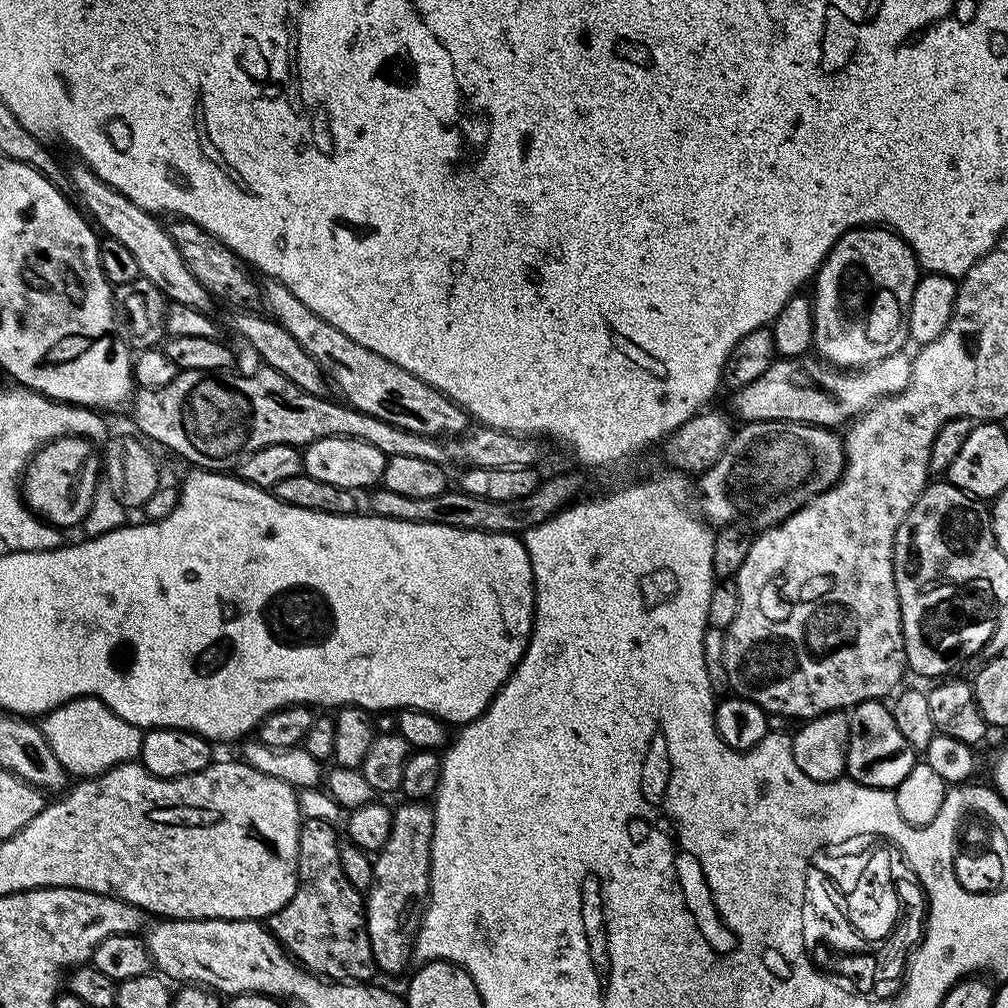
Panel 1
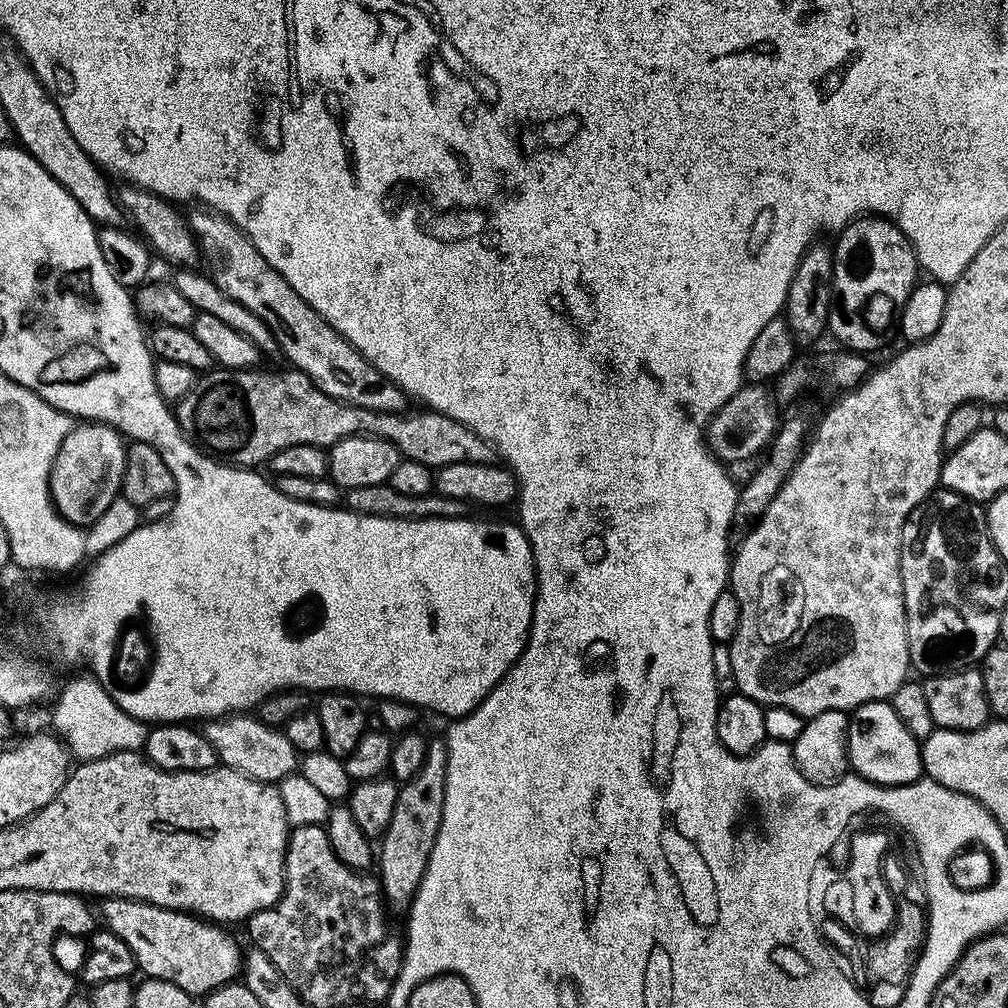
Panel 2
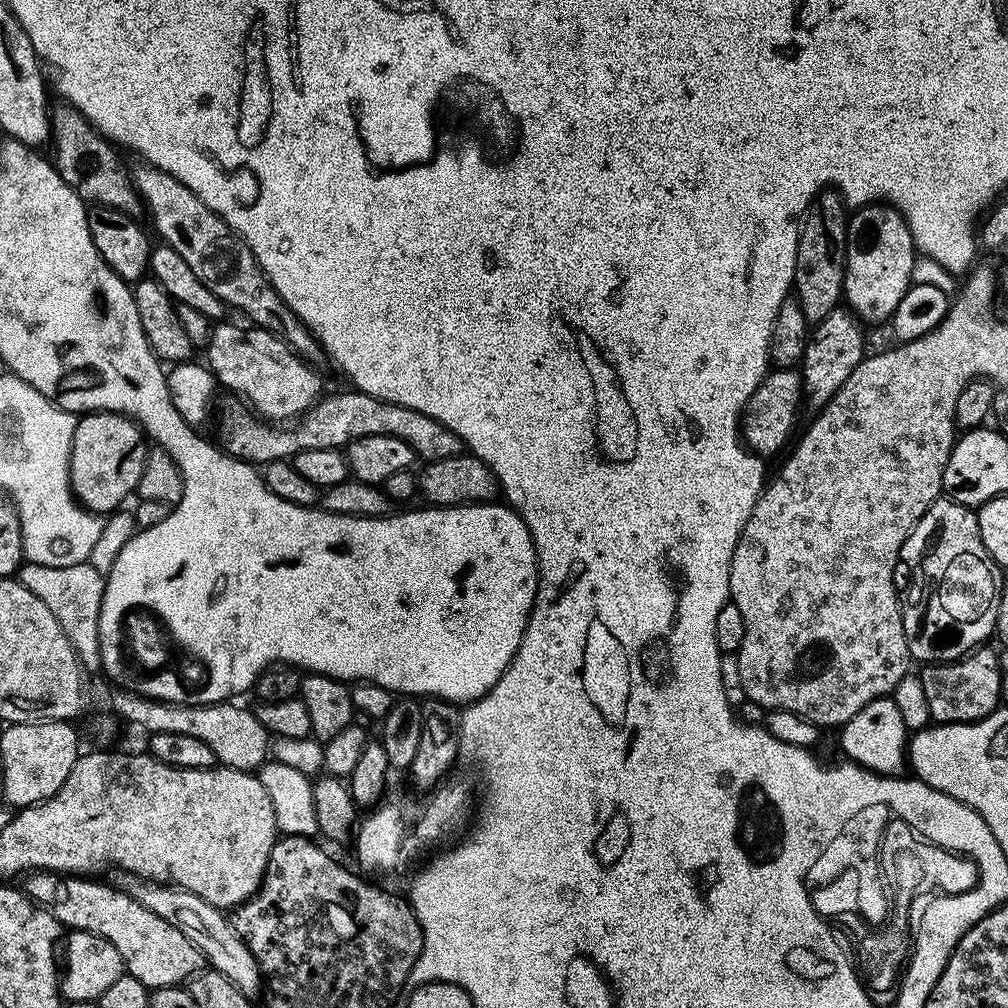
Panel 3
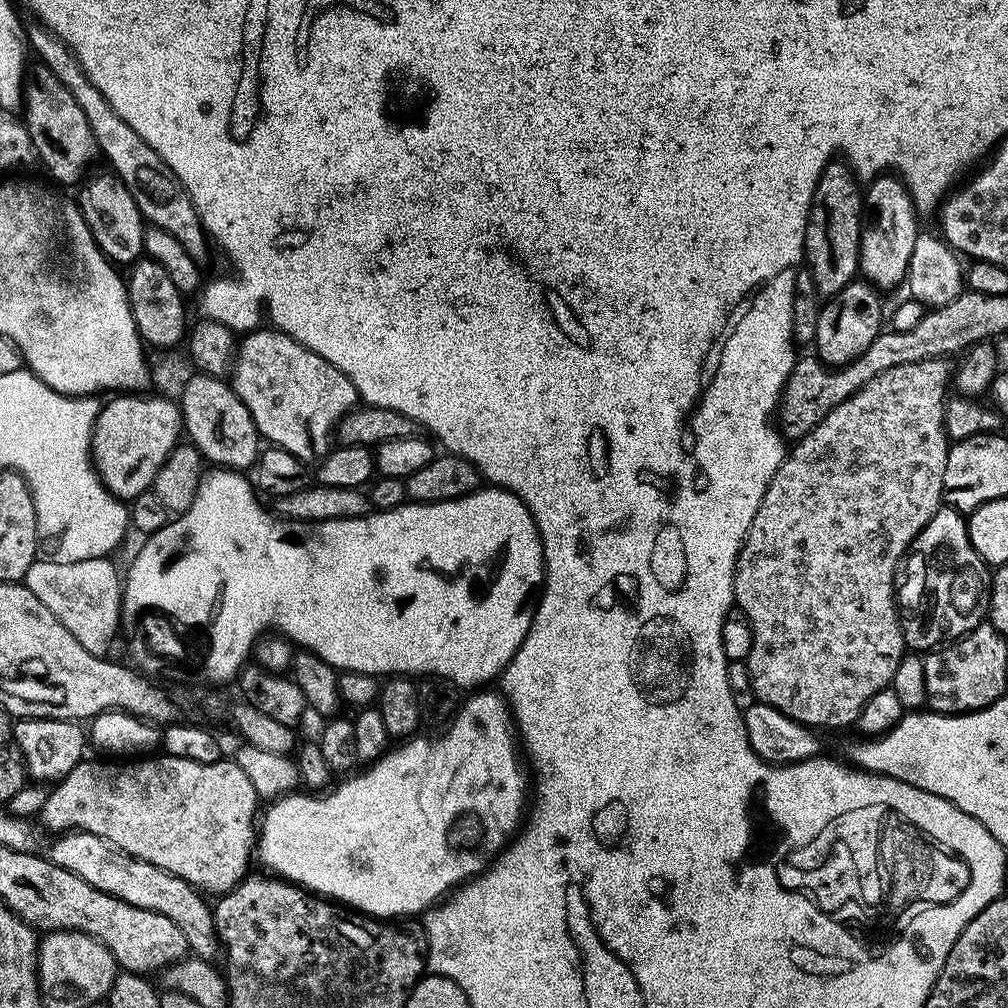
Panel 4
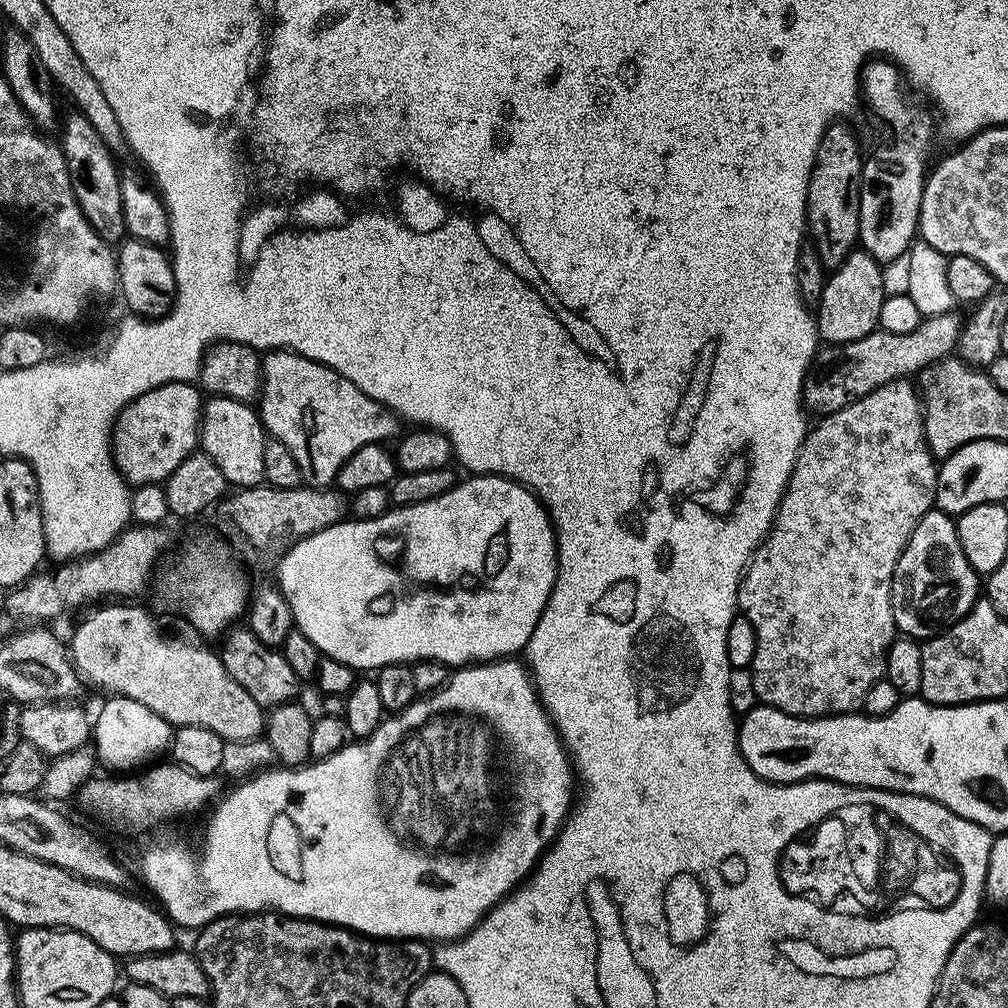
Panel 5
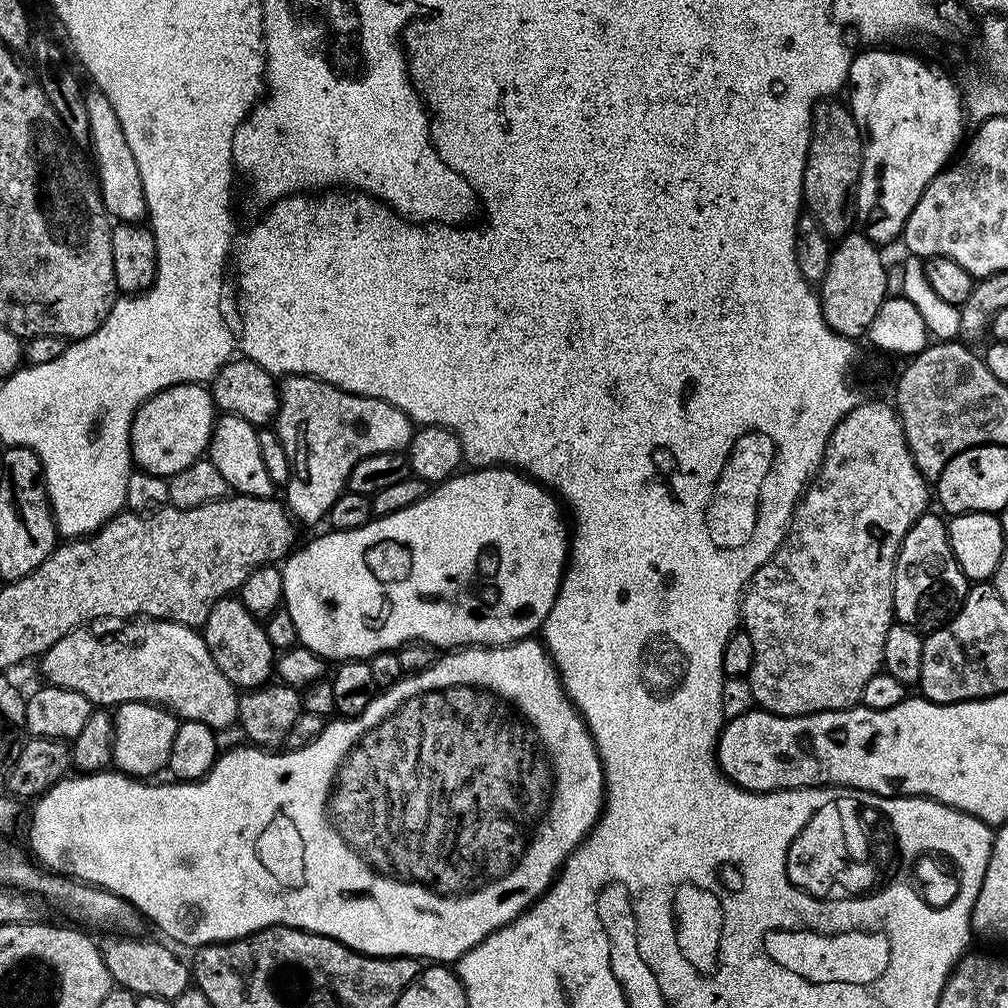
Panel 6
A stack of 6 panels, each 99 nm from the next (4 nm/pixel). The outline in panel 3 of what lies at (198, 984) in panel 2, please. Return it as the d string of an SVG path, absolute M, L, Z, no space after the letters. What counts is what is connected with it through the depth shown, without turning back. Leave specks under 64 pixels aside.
M39 870L27 873L23 880L22 891L24 895L31 898L41 908L45 908L65 929L89 932L106 938L106 942L110 942L110 946L116 947L118 954L122 954L125 973L138 978L138 982L142 982L149 990L183 985L201 971L202 965L205 963L204 956L198 950L198 946L194 946L194 942L190 942L190 938L186 938L186 934L182 934L182 930L178 930L178 926L158 918L158 914L154 914L154 910L146 910L146 906L134 902L134 898L121 892L119 887L112 885L111 888L108 884L99 884L96 881L99 879L85 878L80 874L64 875L59 872Z

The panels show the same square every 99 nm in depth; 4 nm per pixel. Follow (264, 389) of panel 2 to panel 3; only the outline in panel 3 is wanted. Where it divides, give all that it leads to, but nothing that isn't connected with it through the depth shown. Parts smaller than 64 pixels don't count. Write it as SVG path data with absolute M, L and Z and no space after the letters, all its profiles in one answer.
M347 391L340 392L337 396L325 395L316 401L313 408L308 409L303 419L291 426L277 426L257 416L243 399L228 398L232 400L224 400L220 404L219 443L229 456L247 460L253 466L263 466L272 460L287 460L306 450L344 450L358 438L367 436L402 438L402 442L409 444L424 462L454 458L465 451L464 441L458 438L458 434L454 434L454 430L442 426L442 422L418 410L379 400L365 392Z

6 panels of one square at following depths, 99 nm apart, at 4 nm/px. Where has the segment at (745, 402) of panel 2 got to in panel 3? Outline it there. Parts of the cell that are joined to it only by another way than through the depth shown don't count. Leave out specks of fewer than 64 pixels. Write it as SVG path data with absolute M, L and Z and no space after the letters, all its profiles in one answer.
M795 367L769 371L758 390L754 390L748 399L744 414L740 417L740 434L745 445L761 458L769 458L775 452L783 453L789 447L788 439L796 428L799 412L802 412L801 373Z

